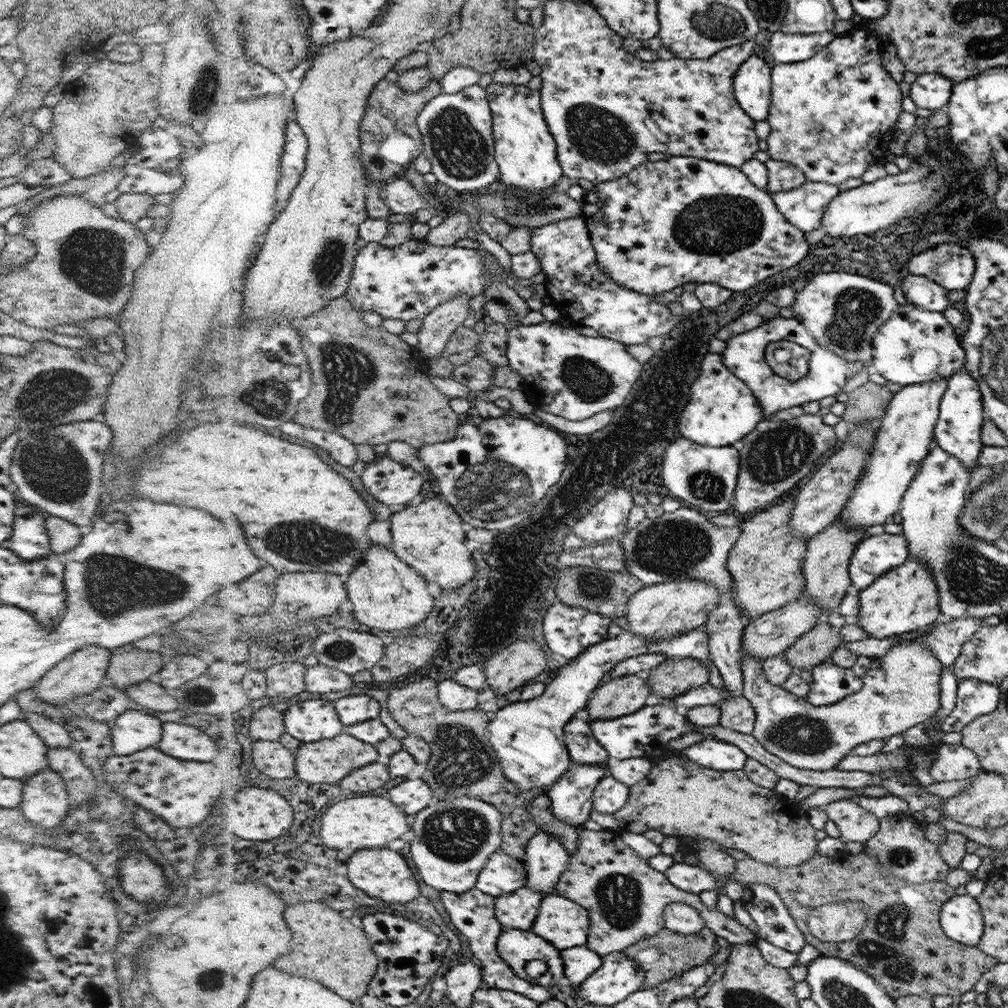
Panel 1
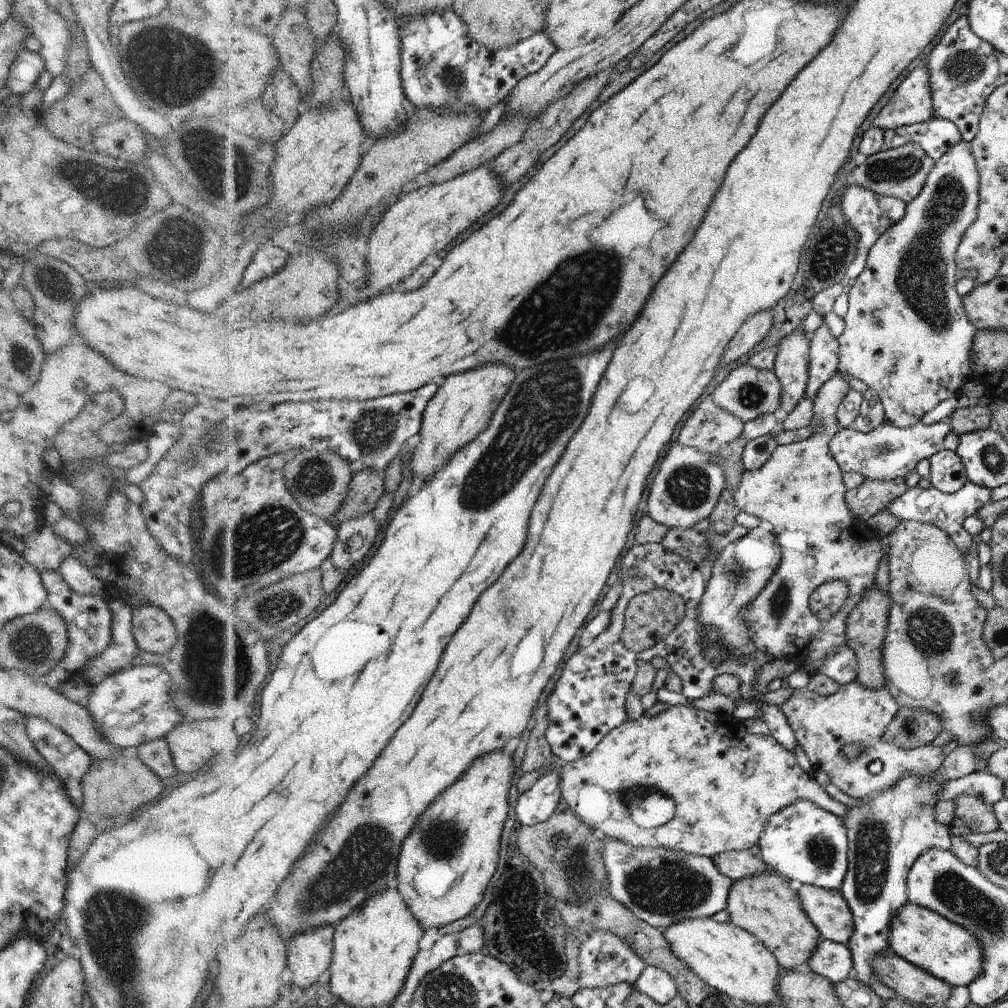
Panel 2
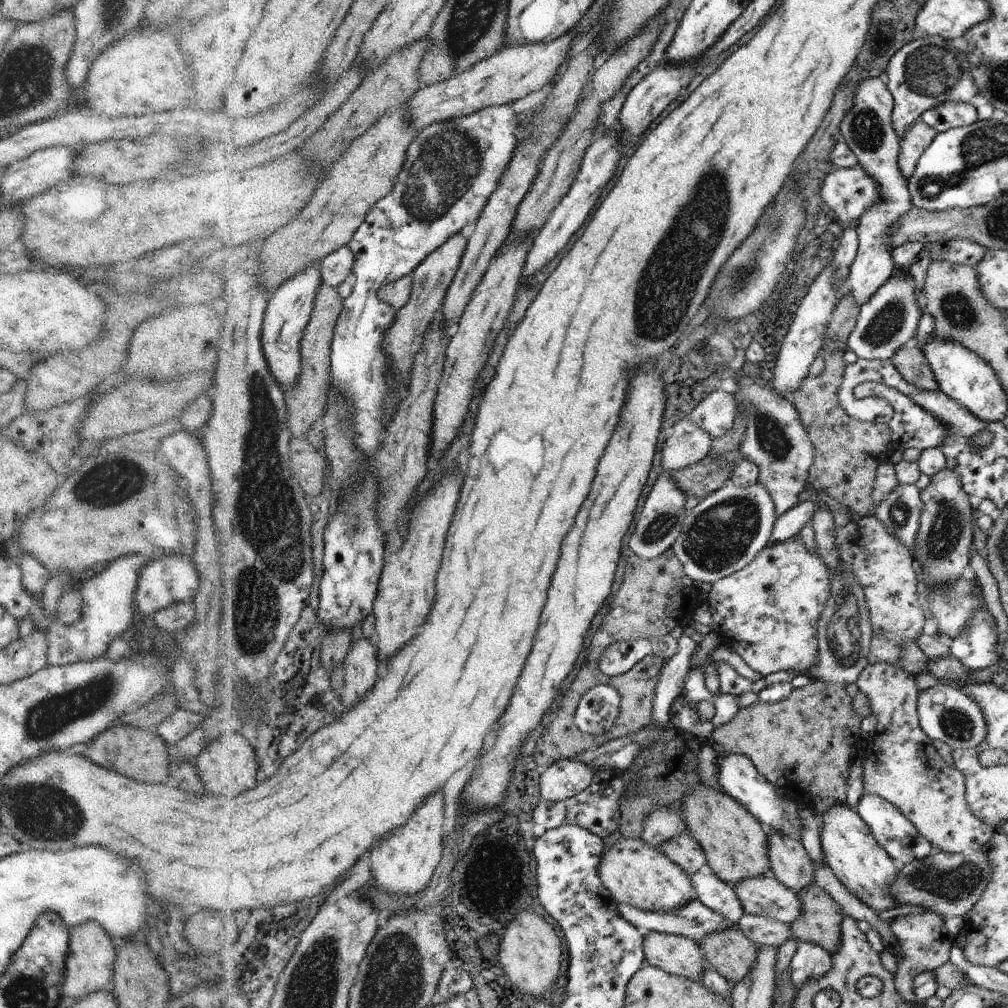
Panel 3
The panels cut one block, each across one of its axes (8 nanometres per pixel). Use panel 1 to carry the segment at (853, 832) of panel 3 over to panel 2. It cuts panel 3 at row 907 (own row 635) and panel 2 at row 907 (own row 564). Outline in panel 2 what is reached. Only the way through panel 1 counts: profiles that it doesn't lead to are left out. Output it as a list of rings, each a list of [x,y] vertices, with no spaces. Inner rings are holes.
[[[910,900],[903,904],[902,910],[891,924],[890,950],[952,987],[968,987],[982,974],[983,964],[986,963],[983,942],[974,933],[932,909],[912,904]]]

